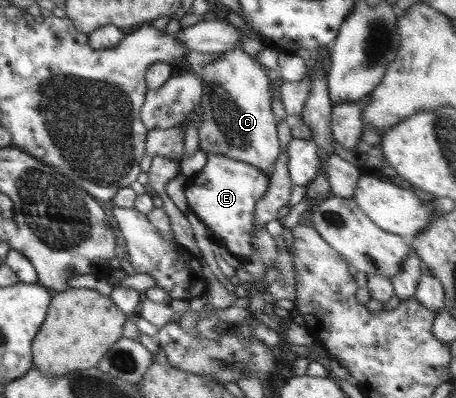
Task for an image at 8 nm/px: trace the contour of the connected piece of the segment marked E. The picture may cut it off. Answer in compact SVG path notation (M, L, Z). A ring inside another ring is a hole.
M207 154L204 168L194 174L184 186L184 195L191 212L212 231L236 259L253 259L253 236L255 235L254 211L257 201L268 191L270 176L254 164L232 159L222 154Z

